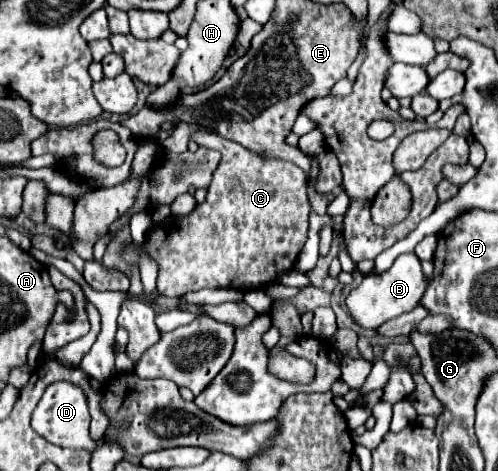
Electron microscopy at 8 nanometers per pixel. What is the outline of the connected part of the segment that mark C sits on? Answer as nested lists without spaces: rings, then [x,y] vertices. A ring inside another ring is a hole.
[[[194,133],[192,139],[198,143],[198,145],[204,145],[204,147],[216,147],[220,153],[222,153],[222,163],[220,167],[216,169],[214,173],[214,179],[212,179],[212,185],[208,187],[208,197],[206,197],[206,203],[198,205],[190,215],[186,217],[170,217],[166,219],[164,223],[156,223],[152,227],[152,231],[148,233],[146,237],[146,251],[158,261],[160,265],[160,273],[158,273],[158,291],[166,297],[182,297],[190,291],[200,291],[200,289],[238,289],[238,291],[254,291],[258,287],[264,287],[268,283],[274,283],[278,279],[280,273],[286,273],[294,267],[304,243],[306,243],[306,237],[308,237],[308,213],[310,213],[310,201],[308,201],[308,181],[306,181],[306,173],[296,167],[292,161],[282,161],[282,159],[274,159],[274,157],[264,157],[264,155],[258,155],[246,147],[242,147],[240,143],[234,143],[230,139],[224,139],[220,135],[208,135],[208,133]]]

